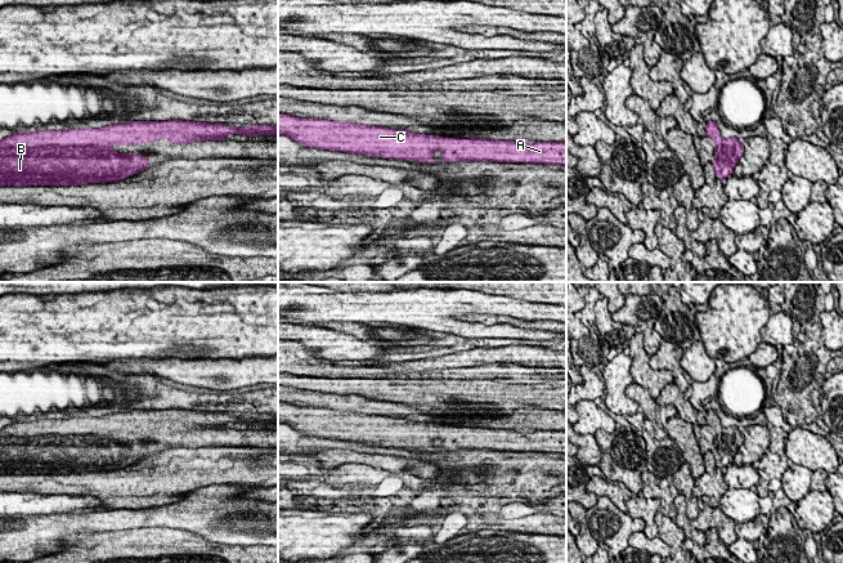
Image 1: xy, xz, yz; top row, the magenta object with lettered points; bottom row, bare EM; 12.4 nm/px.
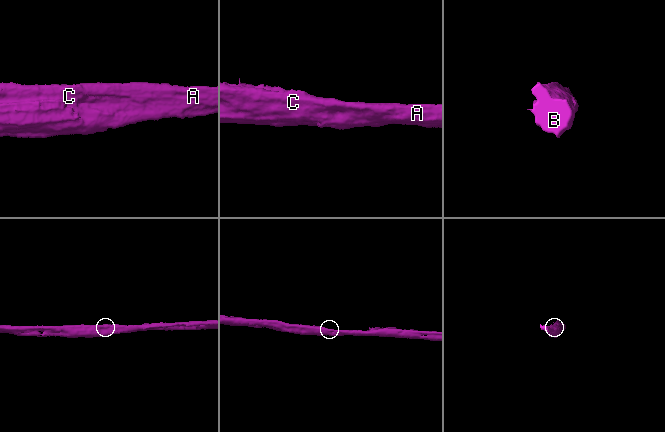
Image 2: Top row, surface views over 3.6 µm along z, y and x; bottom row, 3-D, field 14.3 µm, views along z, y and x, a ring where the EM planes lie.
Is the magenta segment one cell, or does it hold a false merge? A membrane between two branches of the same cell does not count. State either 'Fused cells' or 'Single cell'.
Single cell

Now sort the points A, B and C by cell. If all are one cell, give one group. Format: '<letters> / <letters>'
A B C

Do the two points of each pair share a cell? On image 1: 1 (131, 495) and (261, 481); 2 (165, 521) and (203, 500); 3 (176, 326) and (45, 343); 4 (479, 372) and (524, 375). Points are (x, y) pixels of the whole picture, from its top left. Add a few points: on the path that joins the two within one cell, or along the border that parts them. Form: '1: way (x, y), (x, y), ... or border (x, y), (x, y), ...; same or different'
1: way (164, 478), (175, 473), (229, 473); same
2: way (174, 515), (189, 514), (194, 509); same
3: way (144, 326), (77, 326); same
4: way (490, 371), (512, 372); same

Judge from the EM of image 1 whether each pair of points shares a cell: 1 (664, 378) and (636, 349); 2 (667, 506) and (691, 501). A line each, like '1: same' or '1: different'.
1: same
2: different

